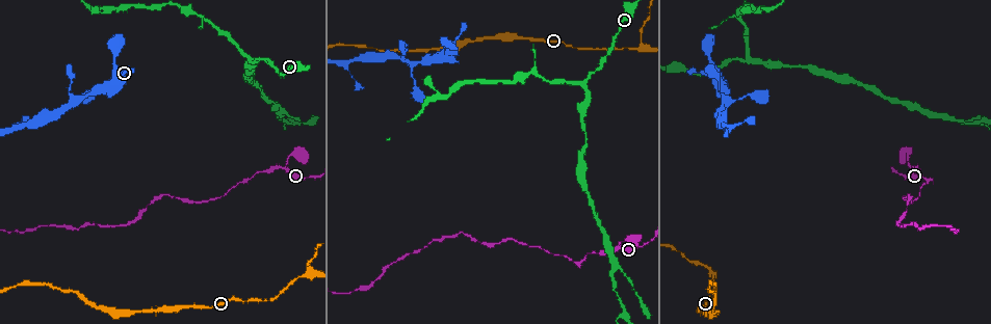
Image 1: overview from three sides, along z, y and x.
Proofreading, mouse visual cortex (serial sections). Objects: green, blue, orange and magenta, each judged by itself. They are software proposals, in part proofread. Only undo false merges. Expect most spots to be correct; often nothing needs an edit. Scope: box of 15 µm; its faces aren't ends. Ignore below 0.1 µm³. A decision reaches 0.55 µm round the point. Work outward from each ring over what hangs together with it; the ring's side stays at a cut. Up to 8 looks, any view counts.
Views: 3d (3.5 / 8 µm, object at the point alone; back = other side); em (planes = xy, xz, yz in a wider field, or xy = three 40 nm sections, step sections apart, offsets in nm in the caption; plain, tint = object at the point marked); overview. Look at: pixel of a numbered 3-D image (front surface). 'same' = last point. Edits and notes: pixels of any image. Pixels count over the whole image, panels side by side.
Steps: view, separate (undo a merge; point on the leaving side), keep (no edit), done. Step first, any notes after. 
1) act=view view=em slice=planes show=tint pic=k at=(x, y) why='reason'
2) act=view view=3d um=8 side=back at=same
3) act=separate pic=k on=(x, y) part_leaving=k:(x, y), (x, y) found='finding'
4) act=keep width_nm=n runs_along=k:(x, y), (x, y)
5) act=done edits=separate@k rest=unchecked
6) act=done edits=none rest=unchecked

act=view view=3d um=3.5 pic=1 at=(641, 46) why='three-way junction'

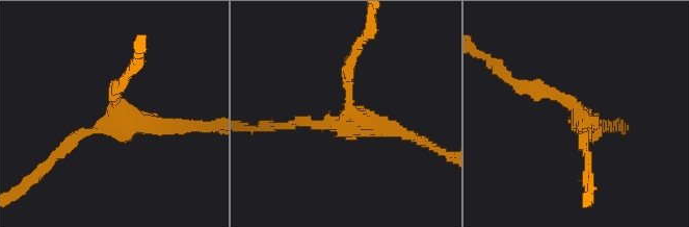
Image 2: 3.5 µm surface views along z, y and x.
act=view view=em slice=xy step=1 show=tint pic=2 at=(113, 123) arms=3 arm_widths_nm=150,150,200 why='need the tissue'

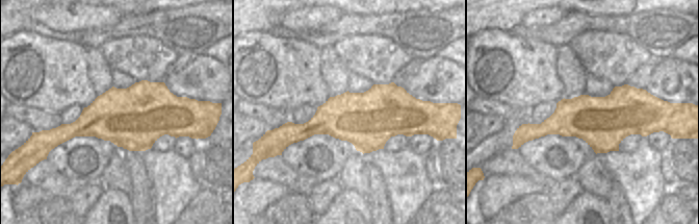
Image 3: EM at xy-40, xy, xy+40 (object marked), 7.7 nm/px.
act=view view=em slice=xy step=5 show=tint at=same

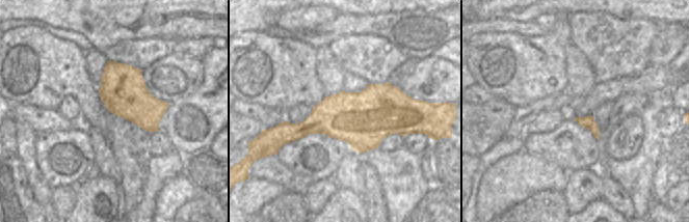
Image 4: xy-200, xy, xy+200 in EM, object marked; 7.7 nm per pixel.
act=keep runs_along=2:(55, 157), (116, 119), (116, 86) found='continuous, no second cell'

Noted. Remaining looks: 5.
act=view view=3d um=3.5 side=back pic=1 at=(250, 63) why='abrupt turn'

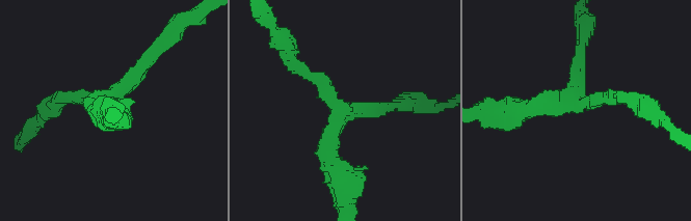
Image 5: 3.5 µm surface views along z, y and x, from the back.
act=view view=em slice=xy step=1 show=tint pic=5 at=(339, 108)

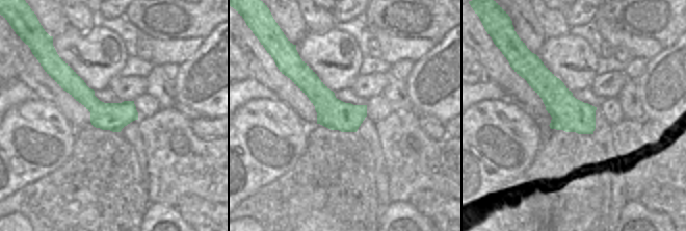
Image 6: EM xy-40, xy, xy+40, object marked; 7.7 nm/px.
act=keep arms=3 arm_widths_nm=200,200,300 runs_along=5:(291, 60), (339, 108), (336, 171) found='continuous, no second cell'

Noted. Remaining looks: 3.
act=view view=3d um=3.5 pic=1 at=(722, 82) why='sharp bend'

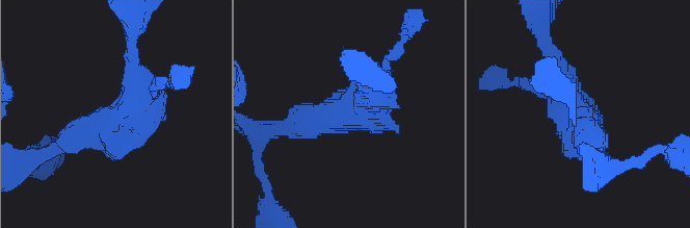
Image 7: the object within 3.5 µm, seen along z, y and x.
act=view view=em slice=xy step=2 show=tint pic=7 at=(358, 108) why='shape alone is not enough'

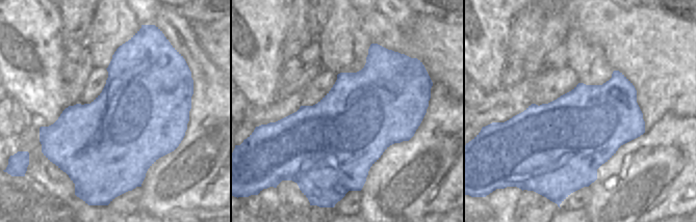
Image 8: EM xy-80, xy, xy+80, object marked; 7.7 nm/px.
act=keep runs_along=7:(386, 62), (296, 122) found='continuous, no second cell'

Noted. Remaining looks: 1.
act=done edits=none rest=unchecked

